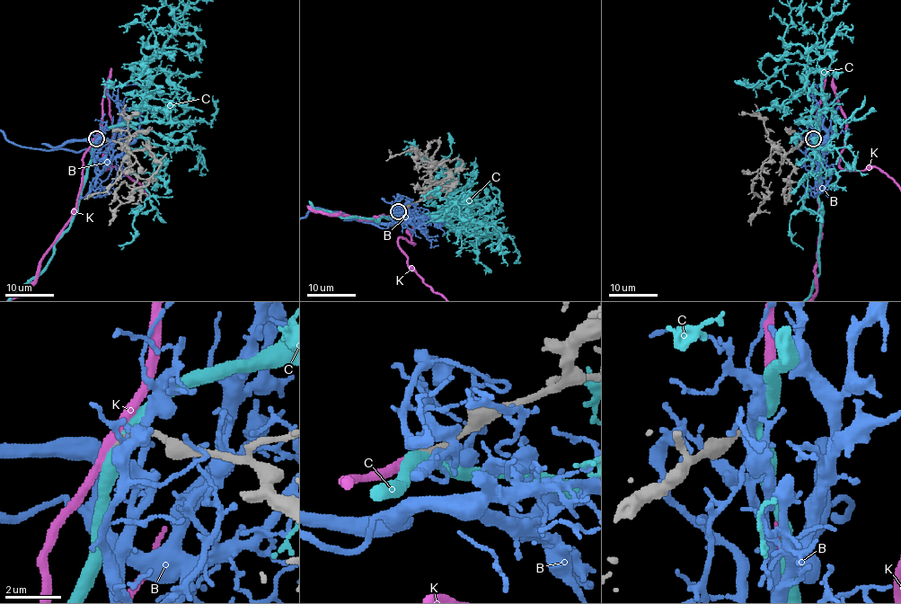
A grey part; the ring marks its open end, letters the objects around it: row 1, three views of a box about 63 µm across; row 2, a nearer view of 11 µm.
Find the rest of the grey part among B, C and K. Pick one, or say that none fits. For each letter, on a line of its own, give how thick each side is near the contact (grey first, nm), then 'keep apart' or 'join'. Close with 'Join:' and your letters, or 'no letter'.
B: 320 nm thick on the grey side, 280 nm on the other; keep apart
C: 260 nm thick on the grey side, 440 nm on the other; join
K: 240 nm thick on the grey side, 360 nm on the other; keep apart
Join: C

